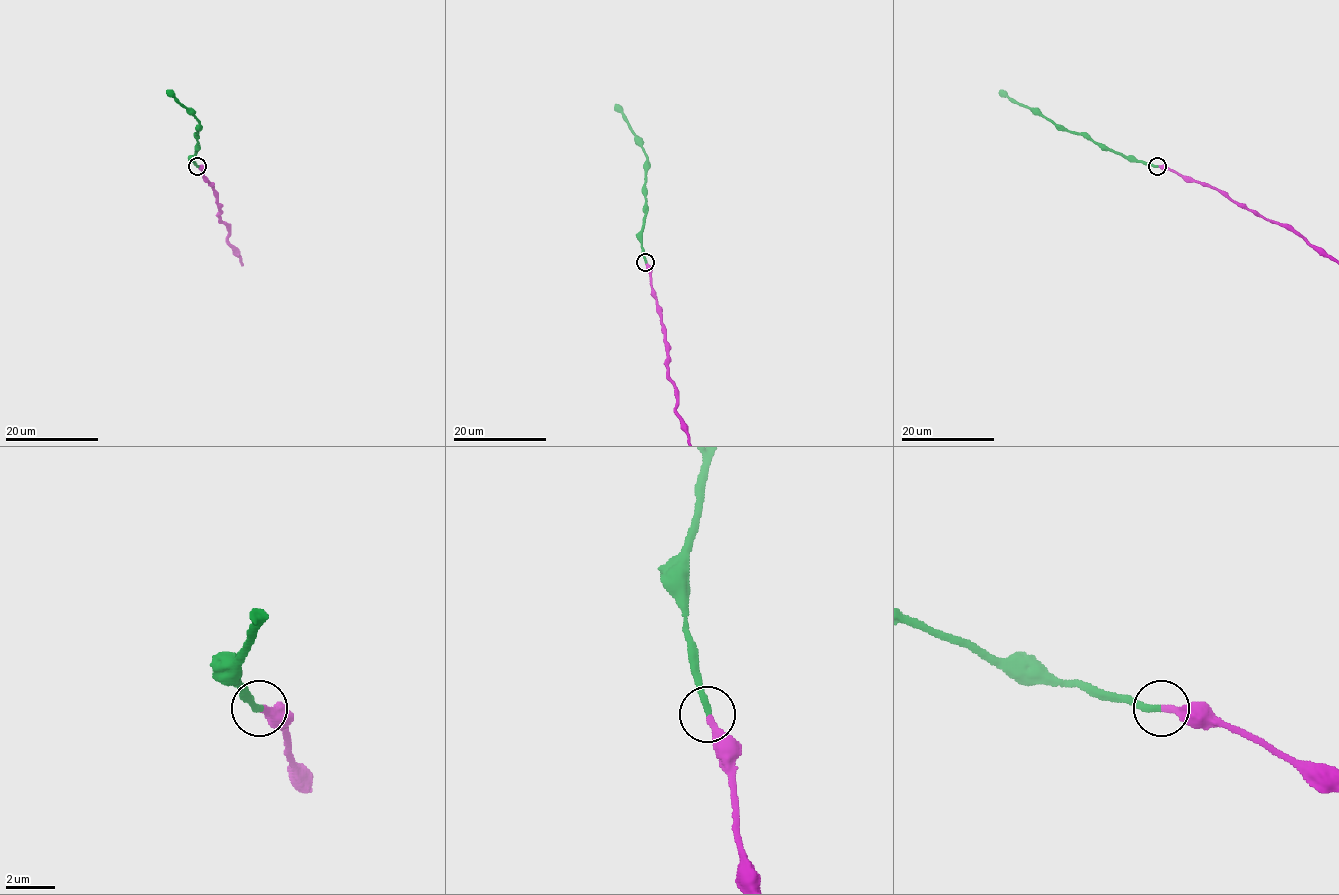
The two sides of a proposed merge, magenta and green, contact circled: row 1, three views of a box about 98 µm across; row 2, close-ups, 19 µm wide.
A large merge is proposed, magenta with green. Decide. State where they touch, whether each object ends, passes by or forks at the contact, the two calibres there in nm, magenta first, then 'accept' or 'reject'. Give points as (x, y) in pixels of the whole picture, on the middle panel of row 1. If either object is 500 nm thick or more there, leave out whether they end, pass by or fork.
place (645, 262); magenta ends; green ends; calibres 280 and 280 nm; accept

